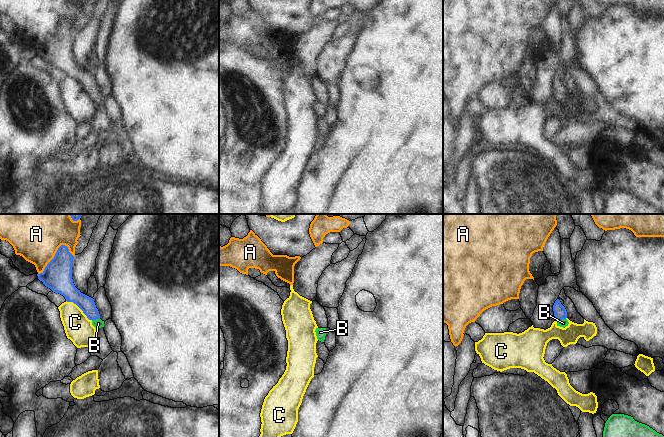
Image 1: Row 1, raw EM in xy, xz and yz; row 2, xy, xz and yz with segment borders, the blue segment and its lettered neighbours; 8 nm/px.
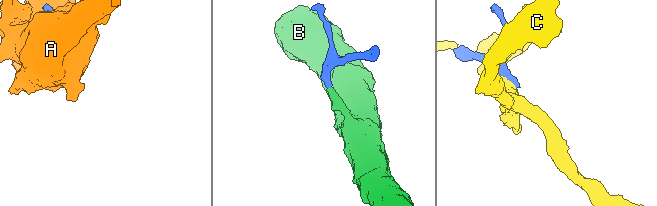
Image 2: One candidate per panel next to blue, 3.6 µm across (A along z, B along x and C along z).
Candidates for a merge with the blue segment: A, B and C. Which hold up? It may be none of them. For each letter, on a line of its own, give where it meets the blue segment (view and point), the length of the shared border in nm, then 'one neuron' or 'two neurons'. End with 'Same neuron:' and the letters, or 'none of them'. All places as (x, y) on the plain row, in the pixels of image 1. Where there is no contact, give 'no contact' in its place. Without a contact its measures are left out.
A: meets blue in xy at (54, 33); contact 340 nm long; two neurons
B: meets blue in yz at (561, 95); contact 70 nm long; one neuron
C: meets blue in xy at (79, 83); contact 260 nm long; two neurons
Same neuron: B

